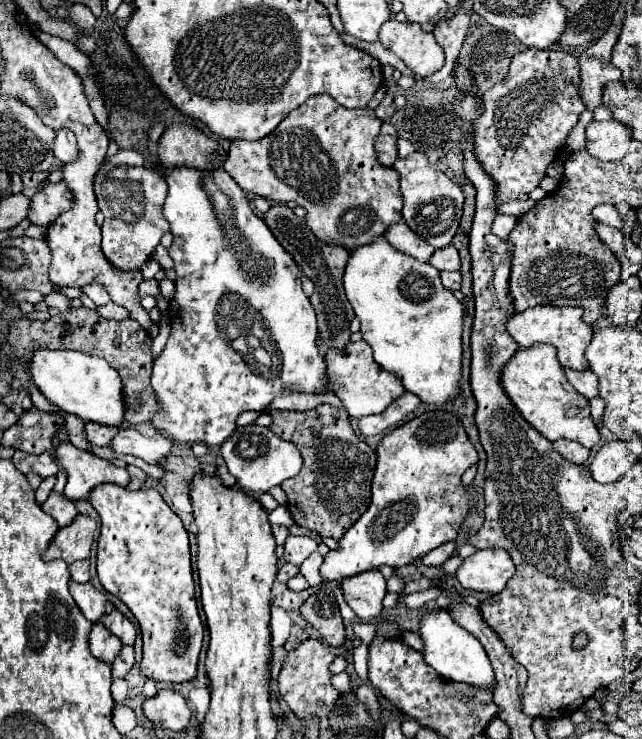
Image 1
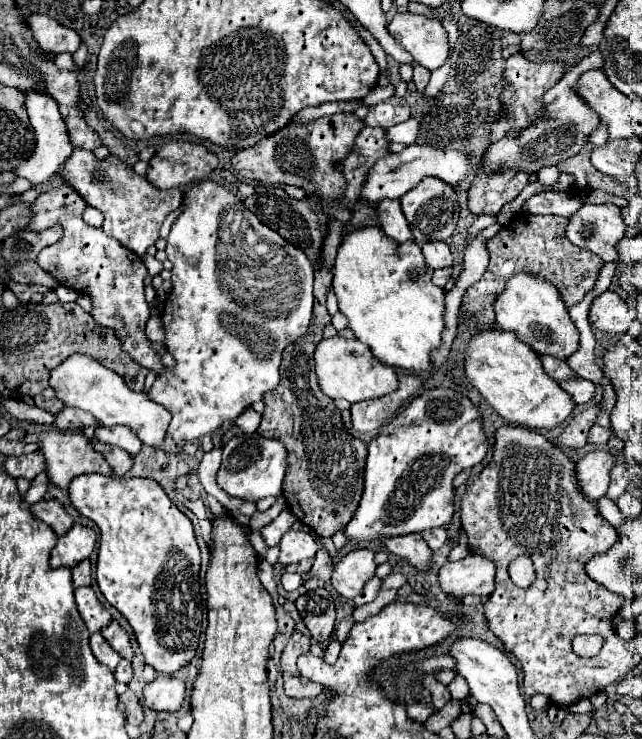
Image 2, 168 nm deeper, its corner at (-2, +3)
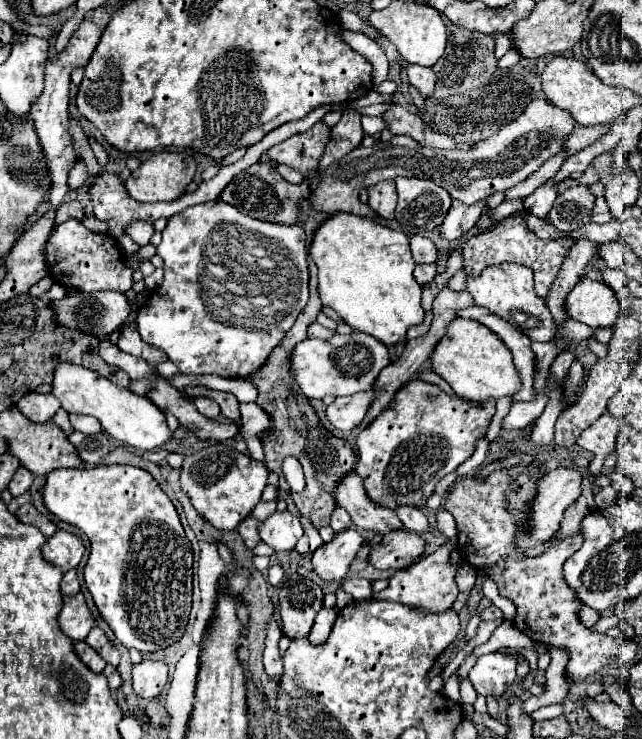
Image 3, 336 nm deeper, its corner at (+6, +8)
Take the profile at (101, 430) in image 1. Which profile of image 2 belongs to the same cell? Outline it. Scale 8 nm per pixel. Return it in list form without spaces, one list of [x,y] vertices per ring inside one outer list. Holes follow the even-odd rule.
[[[65,407],[63,411],[59,411],[55,415],[55,425],[61,431],[67,431],[69,429],[76,431],[86,427],[95,427],[97,429],[97,427],[101,427],[97,423],[97,419],[93,419],[90,413],[73,407]]]

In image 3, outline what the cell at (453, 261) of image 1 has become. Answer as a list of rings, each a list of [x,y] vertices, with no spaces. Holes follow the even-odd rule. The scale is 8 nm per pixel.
[[[411,236],[409,238],[409,248],[411,248],[413,260],[417,264],[427,264],[427,262],[435,262],[437,260],[437,248],[429,238]]]

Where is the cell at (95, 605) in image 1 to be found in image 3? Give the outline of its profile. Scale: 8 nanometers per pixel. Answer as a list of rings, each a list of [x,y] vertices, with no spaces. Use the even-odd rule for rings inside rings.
[[[81,592],[77,596],[63,600],[63,608],[59,612],[59,626],[63,634],[69,636],[73,642],[83,640],[89,634],[89,630],[95,626],[95,620]]]

